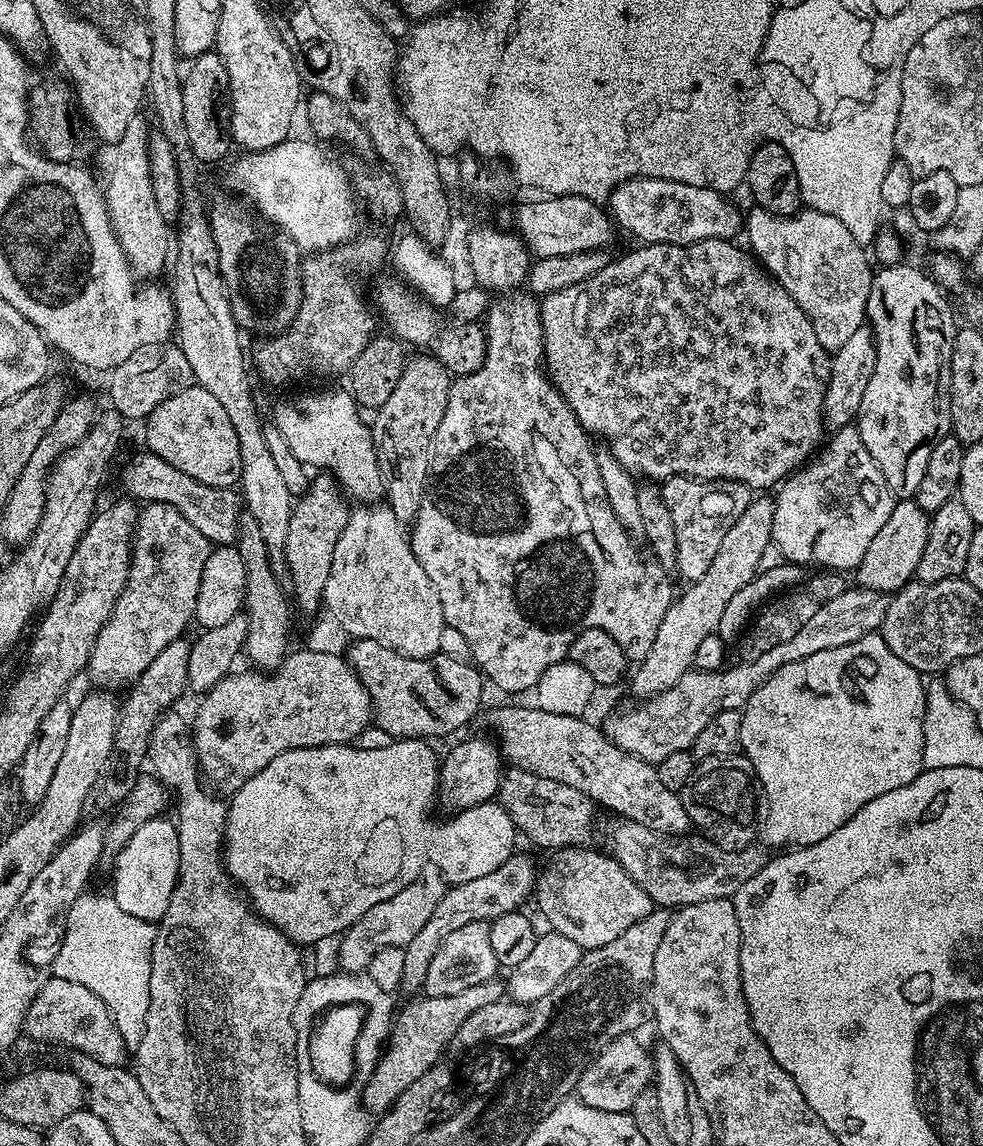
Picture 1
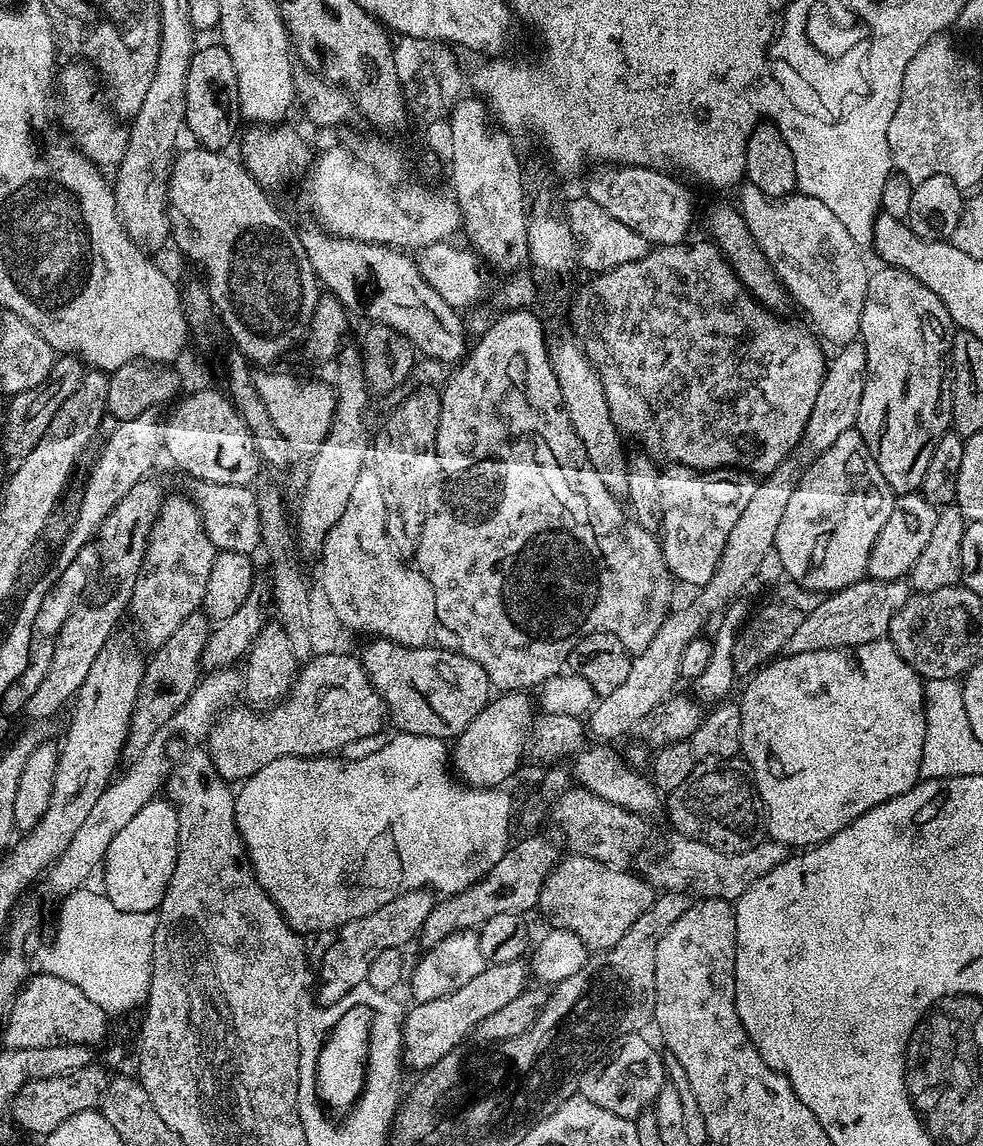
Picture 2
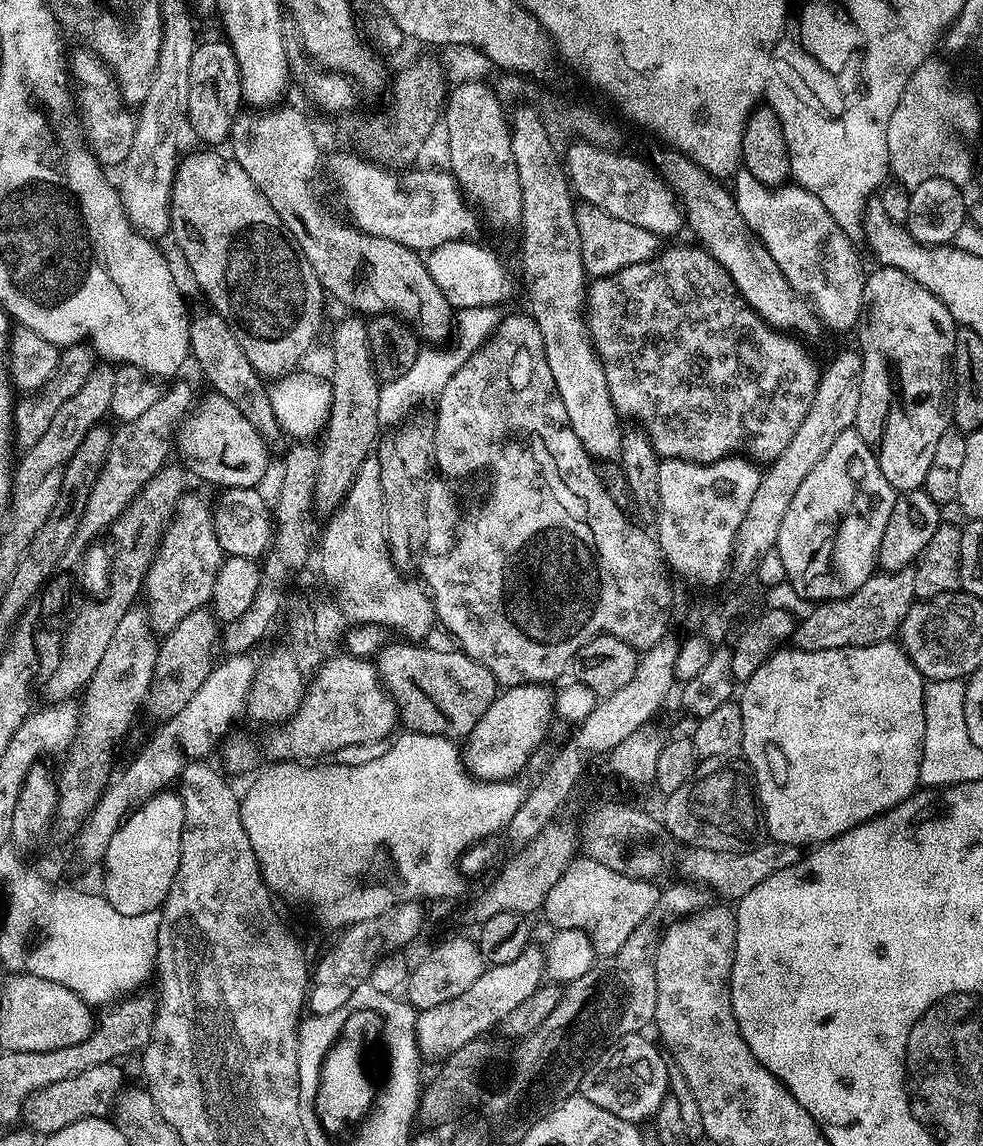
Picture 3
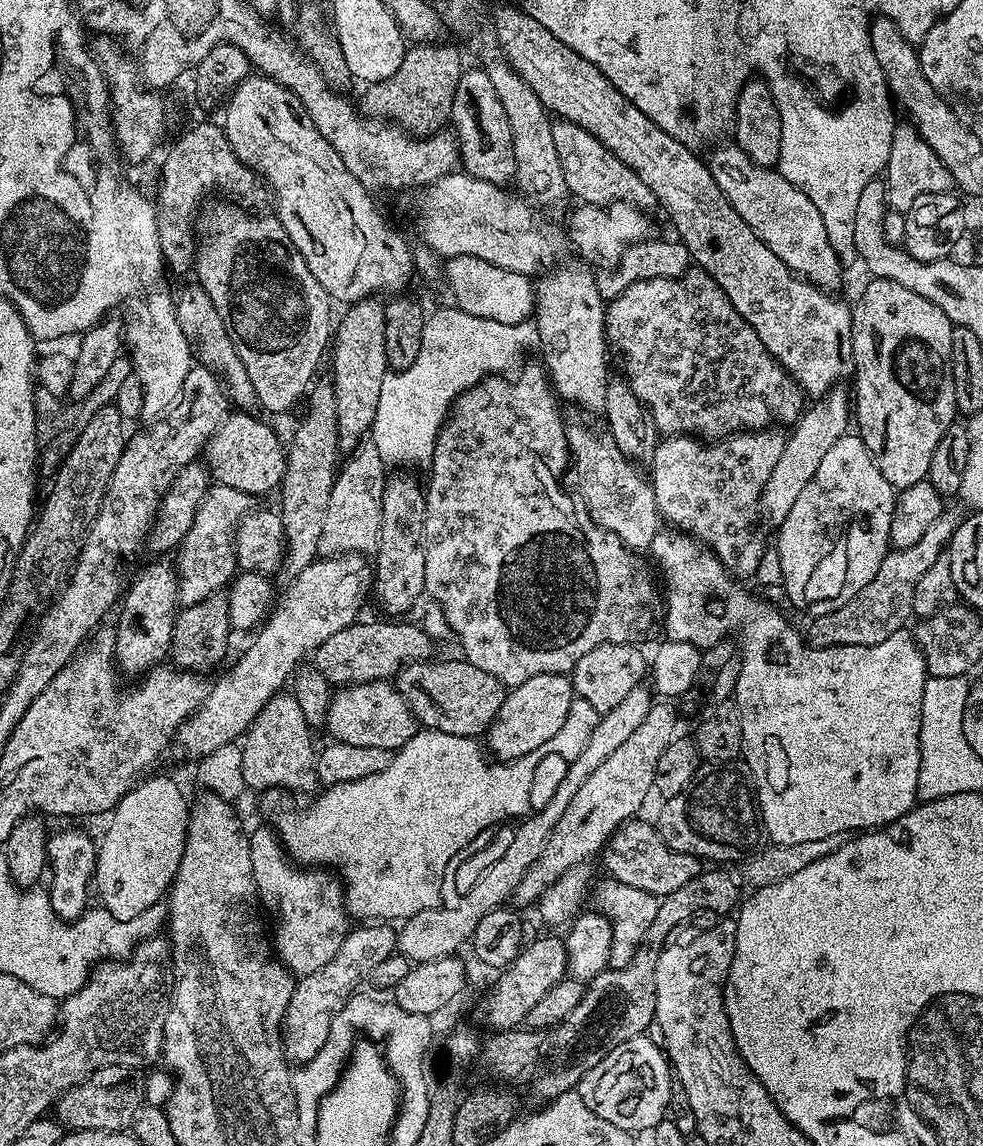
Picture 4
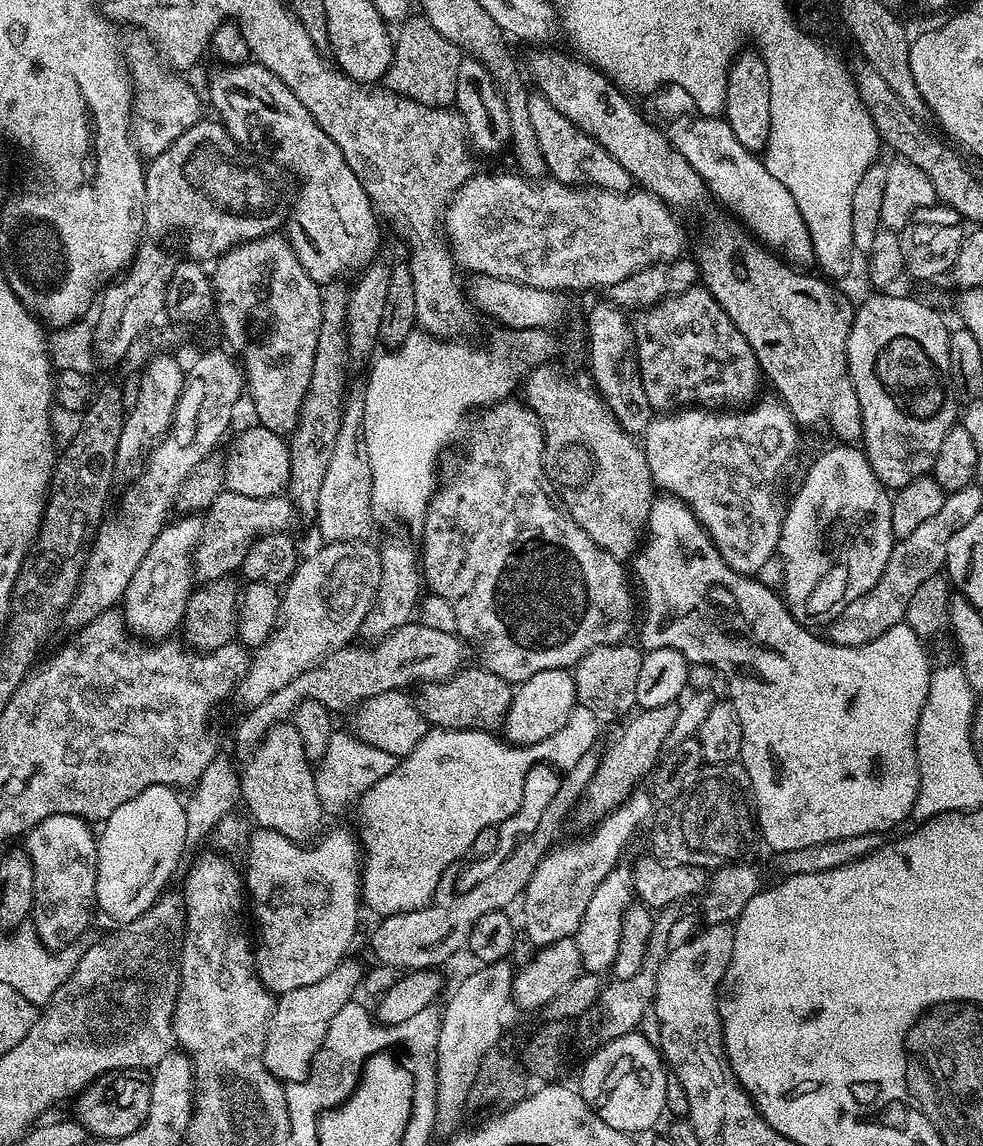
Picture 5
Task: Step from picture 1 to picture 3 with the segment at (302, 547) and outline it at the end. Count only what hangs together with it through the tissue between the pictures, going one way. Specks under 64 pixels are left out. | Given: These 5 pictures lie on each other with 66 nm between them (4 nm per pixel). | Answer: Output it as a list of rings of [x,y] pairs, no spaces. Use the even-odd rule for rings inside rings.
[[[348,314],[348,317],[332,332],[332,405],[328,422],[323,429],[324,444],[319,445],[320,469],[316,479],[316,507],[321,513],[328,514],[344,499],[348,487],[352,485],[354,474],[358,472],[358,466],[368,456],[373,455],[377,447],[376,435],[382,431],[380,415],[378,414],[378,398],[382,381],[376,375],[376,367],[372,365],[372,347],[368,337],[368,325],[359,315]]]

